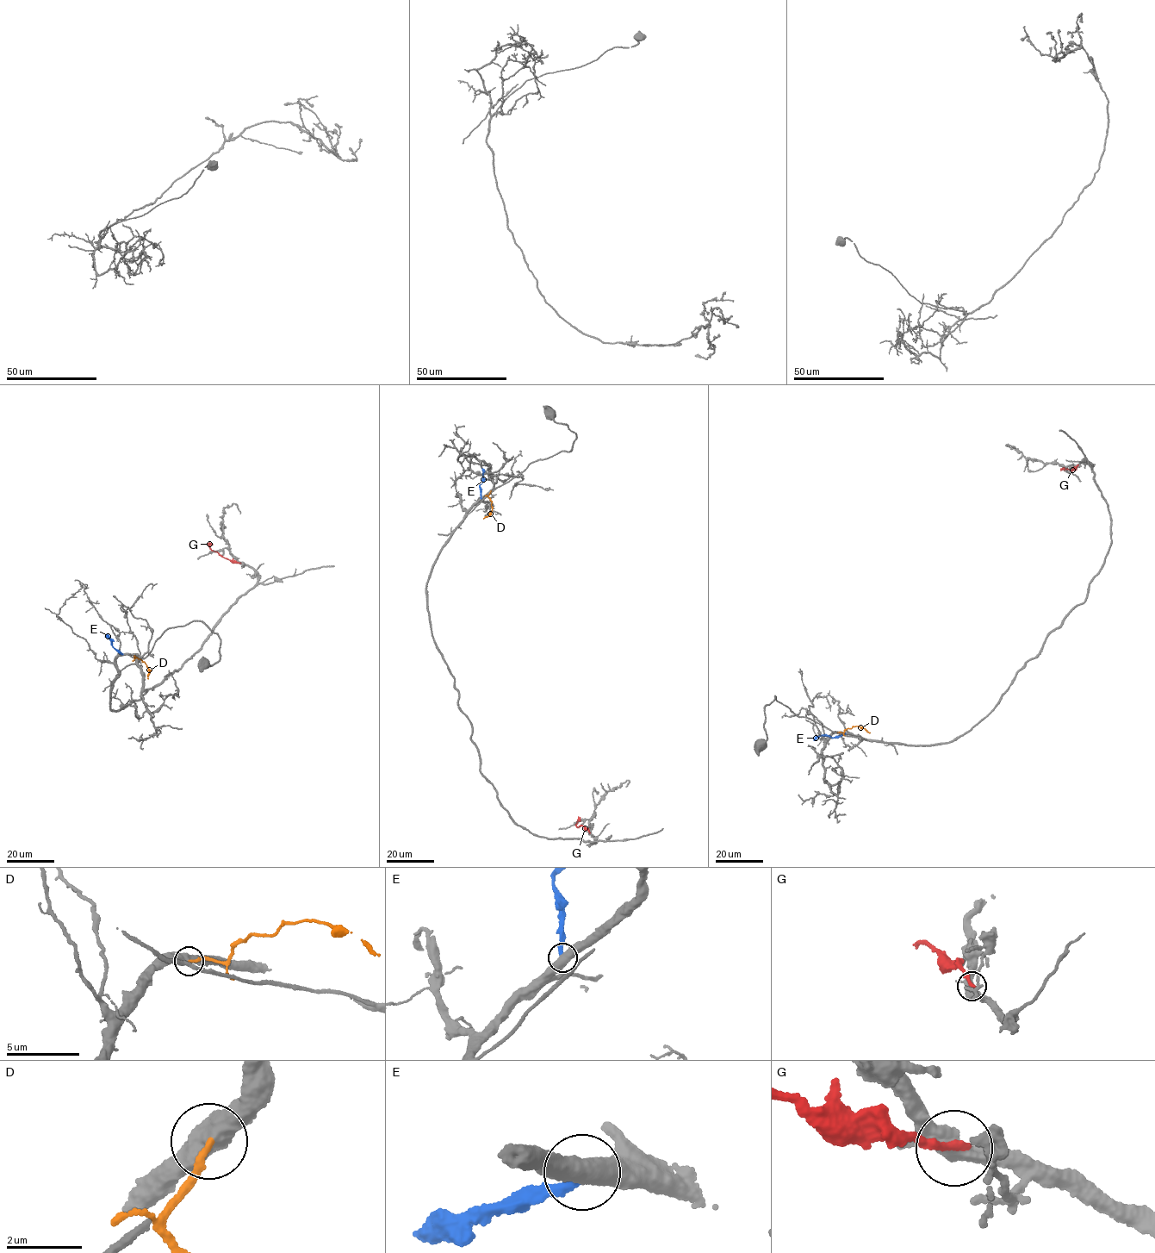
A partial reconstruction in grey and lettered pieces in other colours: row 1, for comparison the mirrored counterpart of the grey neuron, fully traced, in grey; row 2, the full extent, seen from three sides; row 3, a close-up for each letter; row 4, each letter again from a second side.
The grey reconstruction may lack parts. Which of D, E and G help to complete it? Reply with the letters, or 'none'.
none

